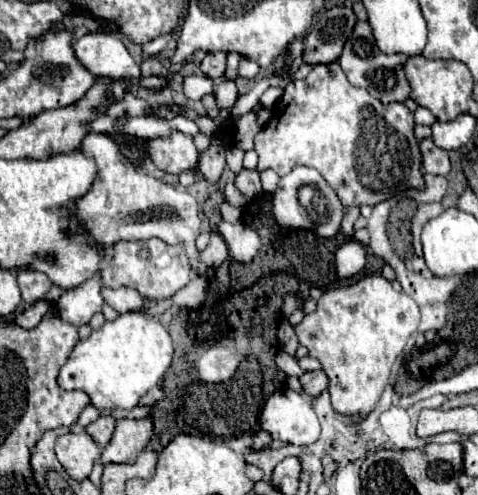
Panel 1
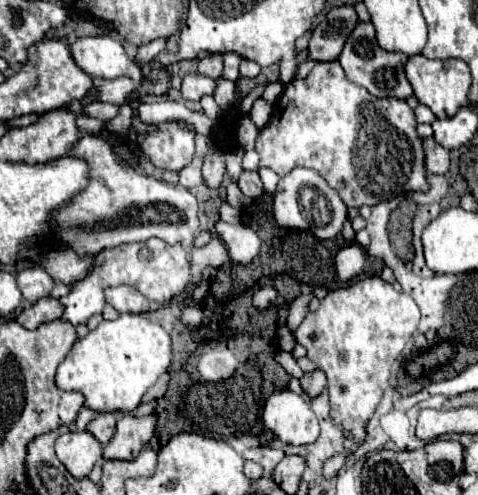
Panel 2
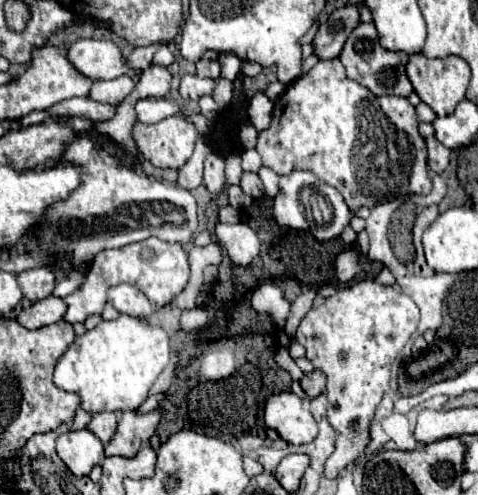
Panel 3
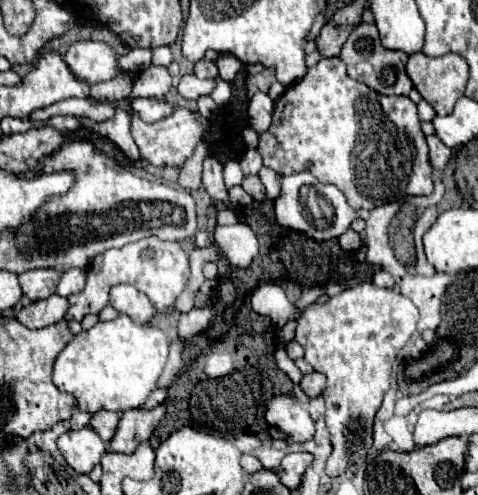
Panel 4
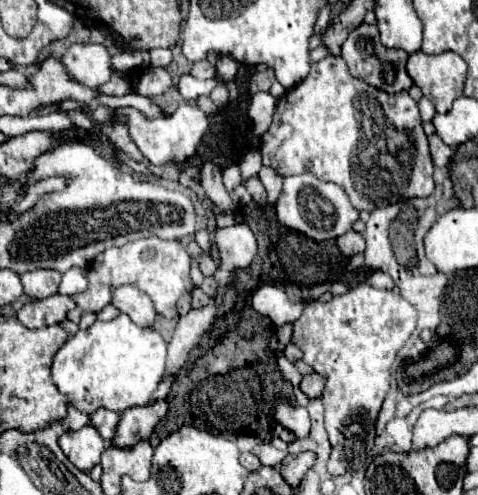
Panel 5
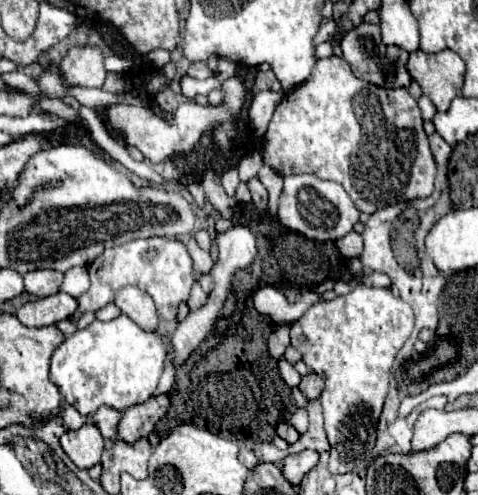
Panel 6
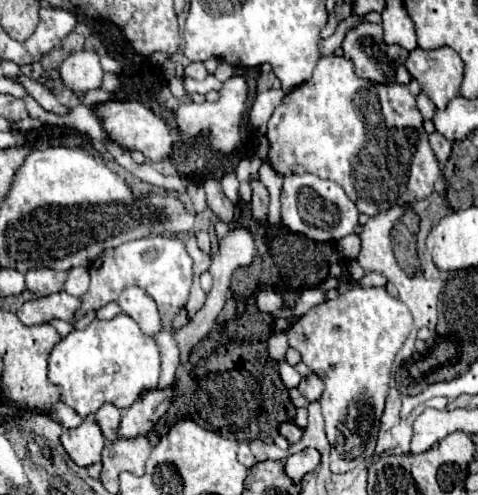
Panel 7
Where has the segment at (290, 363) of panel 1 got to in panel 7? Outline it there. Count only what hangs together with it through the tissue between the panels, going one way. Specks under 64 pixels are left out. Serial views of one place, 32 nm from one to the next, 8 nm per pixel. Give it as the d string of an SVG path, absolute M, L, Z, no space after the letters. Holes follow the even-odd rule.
M282 362L280 364L280 378L282 378L282 382L286 384L286 388L294 388L294 386L298 386L298 382L300 382L300 374L296 372L296 368L292 368L288 362Z

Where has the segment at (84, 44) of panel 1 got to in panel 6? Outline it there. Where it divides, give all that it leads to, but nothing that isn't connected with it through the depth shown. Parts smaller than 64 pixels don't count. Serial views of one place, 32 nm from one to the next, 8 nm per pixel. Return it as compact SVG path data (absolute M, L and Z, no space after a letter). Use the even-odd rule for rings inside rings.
M70 48L60 64L60 72L68 86L82 88L102 88L106 70L104 54L100 48Z

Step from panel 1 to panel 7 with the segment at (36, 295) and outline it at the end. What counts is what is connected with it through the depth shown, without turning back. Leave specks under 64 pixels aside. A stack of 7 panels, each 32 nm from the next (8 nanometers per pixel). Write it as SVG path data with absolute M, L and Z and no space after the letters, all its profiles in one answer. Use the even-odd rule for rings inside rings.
M48 268L30 270L26 274L26 288L38 296L48 296L62 290L66 276L68 272L60 272L60 270L48 270Z

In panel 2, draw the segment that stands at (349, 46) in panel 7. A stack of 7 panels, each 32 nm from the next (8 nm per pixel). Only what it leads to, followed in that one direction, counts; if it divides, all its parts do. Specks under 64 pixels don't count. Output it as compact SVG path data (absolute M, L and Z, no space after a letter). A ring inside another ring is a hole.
M360 22L352 30L338 60L340 60L348 80L358 86L364 86L376 98L406 100L412 94L412 86L410 86L410 82L406 82L406 74L404 74L404 64L406 64L408 56L402 52L384 52L376 42L376 32L374 32L372 24Z

